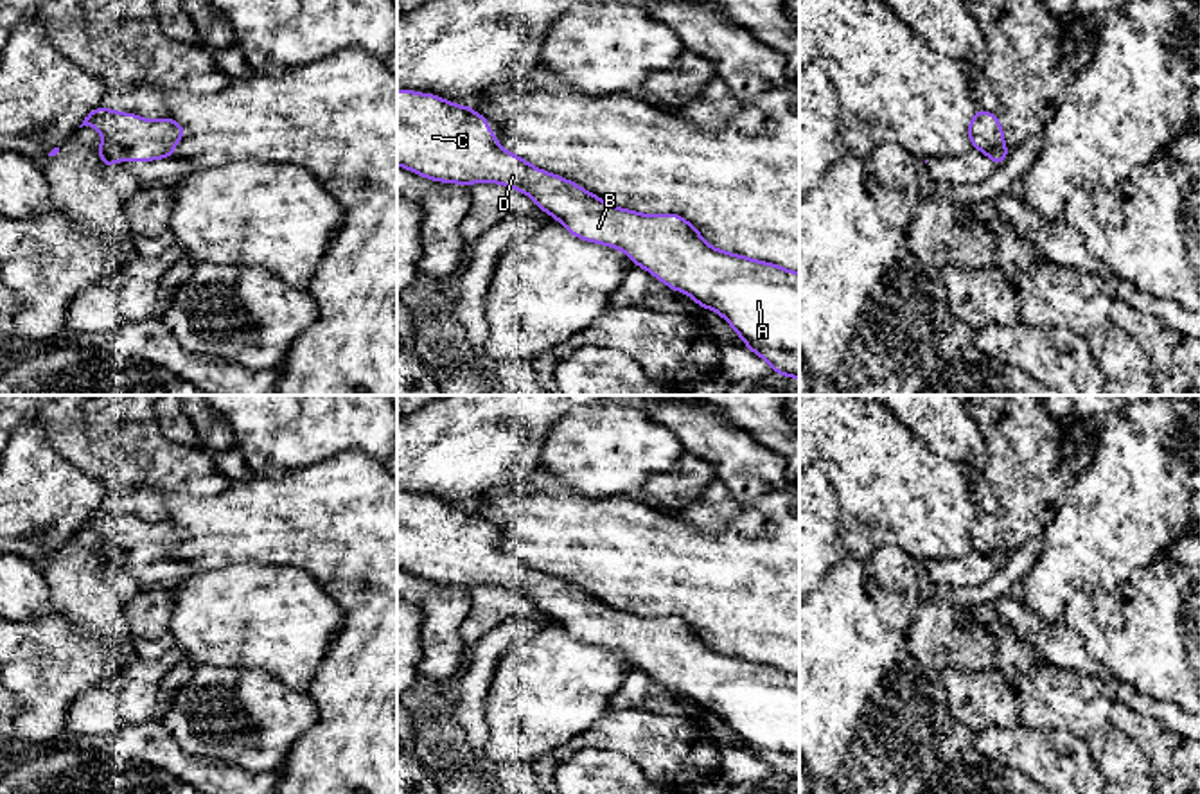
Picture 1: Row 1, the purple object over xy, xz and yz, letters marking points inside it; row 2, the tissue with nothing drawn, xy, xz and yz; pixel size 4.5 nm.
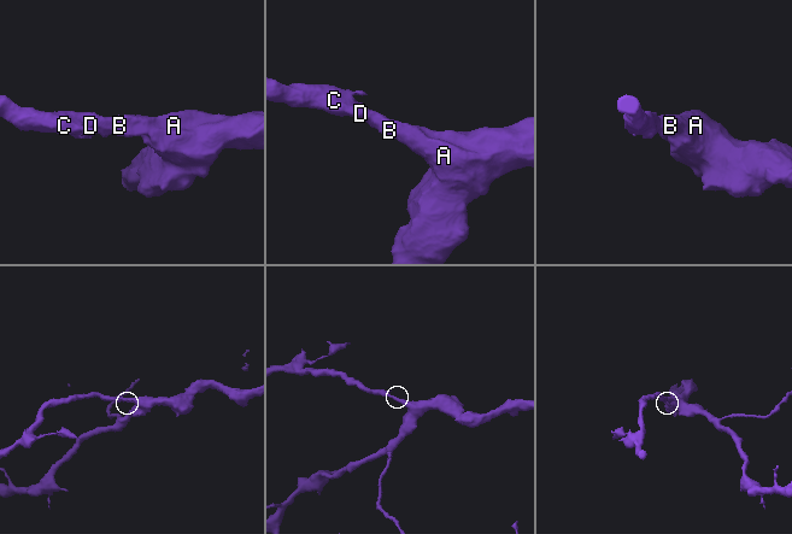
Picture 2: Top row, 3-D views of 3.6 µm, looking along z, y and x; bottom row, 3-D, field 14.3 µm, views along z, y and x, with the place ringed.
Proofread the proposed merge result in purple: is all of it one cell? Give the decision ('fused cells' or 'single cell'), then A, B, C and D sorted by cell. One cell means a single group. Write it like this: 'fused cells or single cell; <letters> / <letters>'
single cell; A B C D

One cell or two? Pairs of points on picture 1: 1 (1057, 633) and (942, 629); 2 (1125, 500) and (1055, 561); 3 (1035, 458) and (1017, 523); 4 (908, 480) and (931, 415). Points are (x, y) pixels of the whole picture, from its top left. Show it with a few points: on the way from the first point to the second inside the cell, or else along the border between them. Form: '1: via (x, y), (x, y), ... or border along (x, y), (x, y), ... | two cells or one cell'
1: border along (963, 611), (985, 627) | two cells
2: via (1107, 518), (1073, 552) | one cell
3: via (1028, 475), (1028, 500), (1024, 507) | one cell
4: border along (891, 414), (927, 448), (960, 462) | two cells

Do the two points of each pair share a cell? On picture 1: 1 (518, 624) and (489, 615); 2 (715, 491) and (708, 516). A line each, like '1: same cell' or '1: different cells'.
1: different cells
2: same cell

